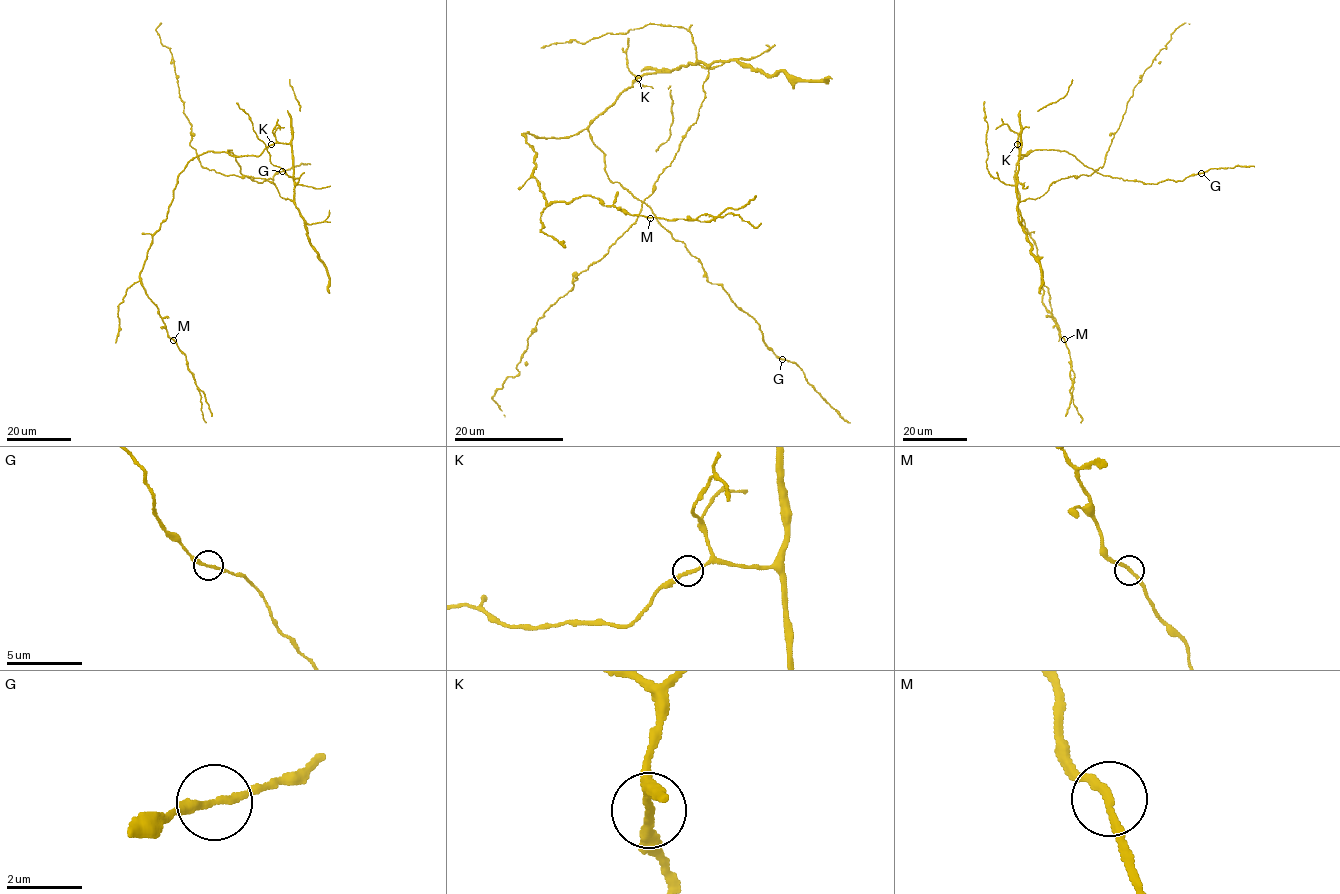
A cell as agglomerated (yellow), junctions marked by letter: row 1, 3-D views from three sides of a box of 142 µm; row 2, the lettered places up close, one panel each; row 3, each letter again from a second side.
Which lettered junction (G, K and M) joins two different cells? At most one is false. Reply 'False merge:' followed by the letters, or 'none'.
False merge: M

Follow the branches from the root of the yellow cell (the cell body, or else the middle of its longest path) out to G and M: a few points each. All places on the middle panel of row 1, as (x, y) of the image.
G: (639, 78), (588, 127), (604, 155), (604, 172), (651, 209), (782, 359)
M: (639, 78), (576, 134), (522, 136), (537, 153), (533, 173), (546, 205), (593, 196), (605, 205), (651, 218)

